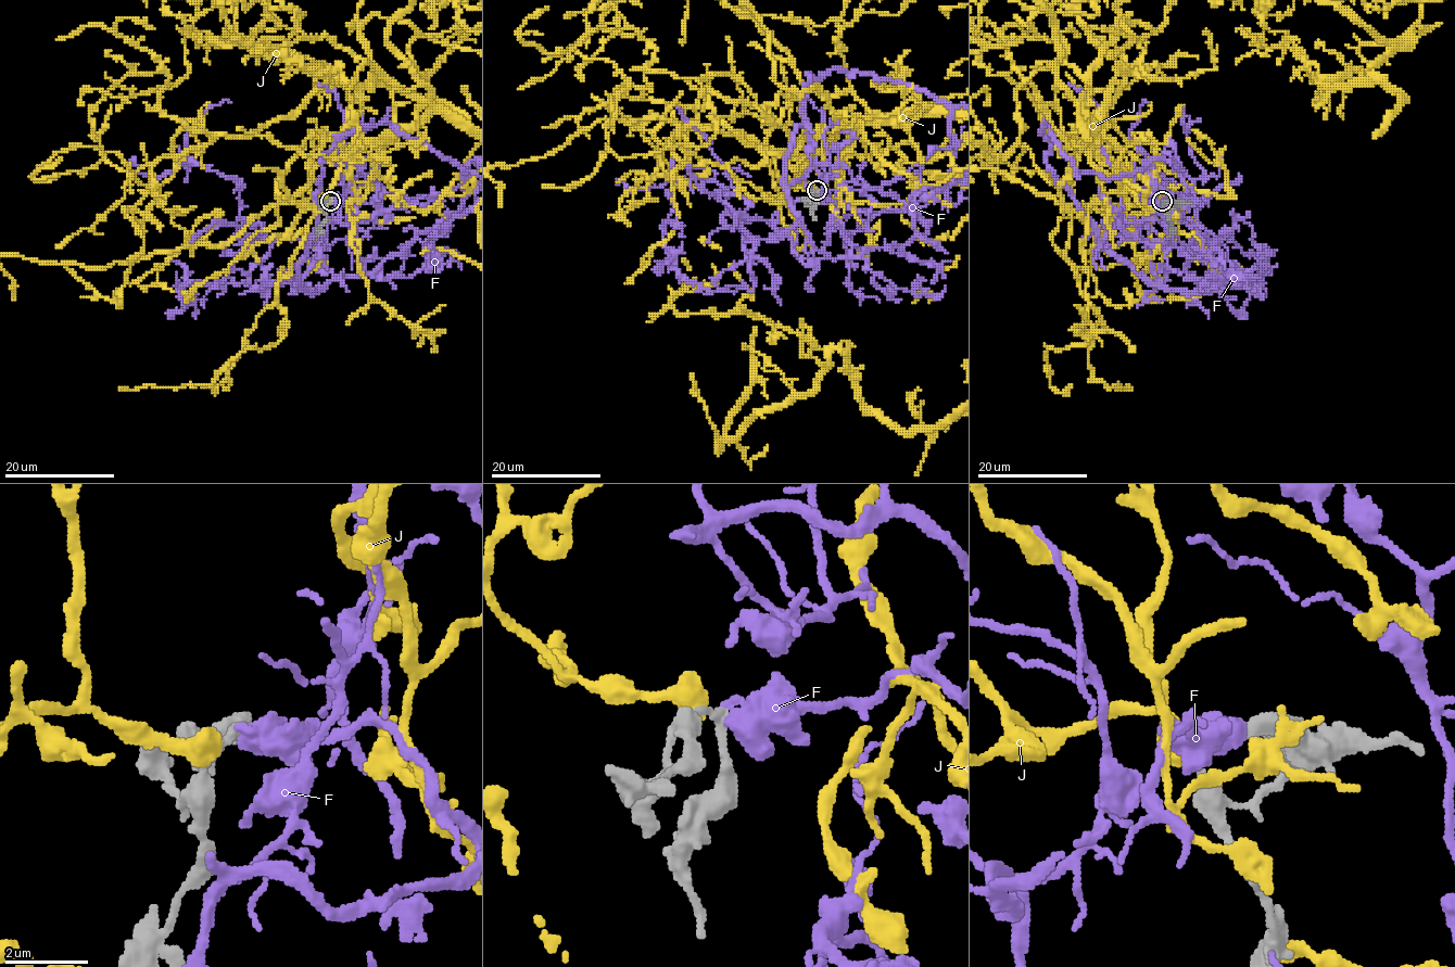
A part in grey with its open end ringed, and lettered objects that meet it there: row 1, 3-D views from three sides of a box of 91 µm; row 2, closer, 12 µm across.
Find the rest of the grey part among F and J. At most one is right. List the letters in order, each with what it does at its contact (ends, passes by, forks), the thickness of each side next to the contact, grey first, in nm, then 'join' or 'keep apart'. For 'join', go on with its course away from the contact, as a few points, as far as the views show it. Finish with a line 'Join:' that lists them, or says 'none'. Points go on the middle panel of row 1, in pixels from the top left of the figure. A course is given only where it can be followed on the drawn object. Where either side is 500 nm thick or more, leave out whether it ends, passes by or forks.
F: 190 nm thick on the grey side, 500 nm on the other; join
J: 240 nm thick on the grey side, 600 nm on the other; keep apart
Join: F

